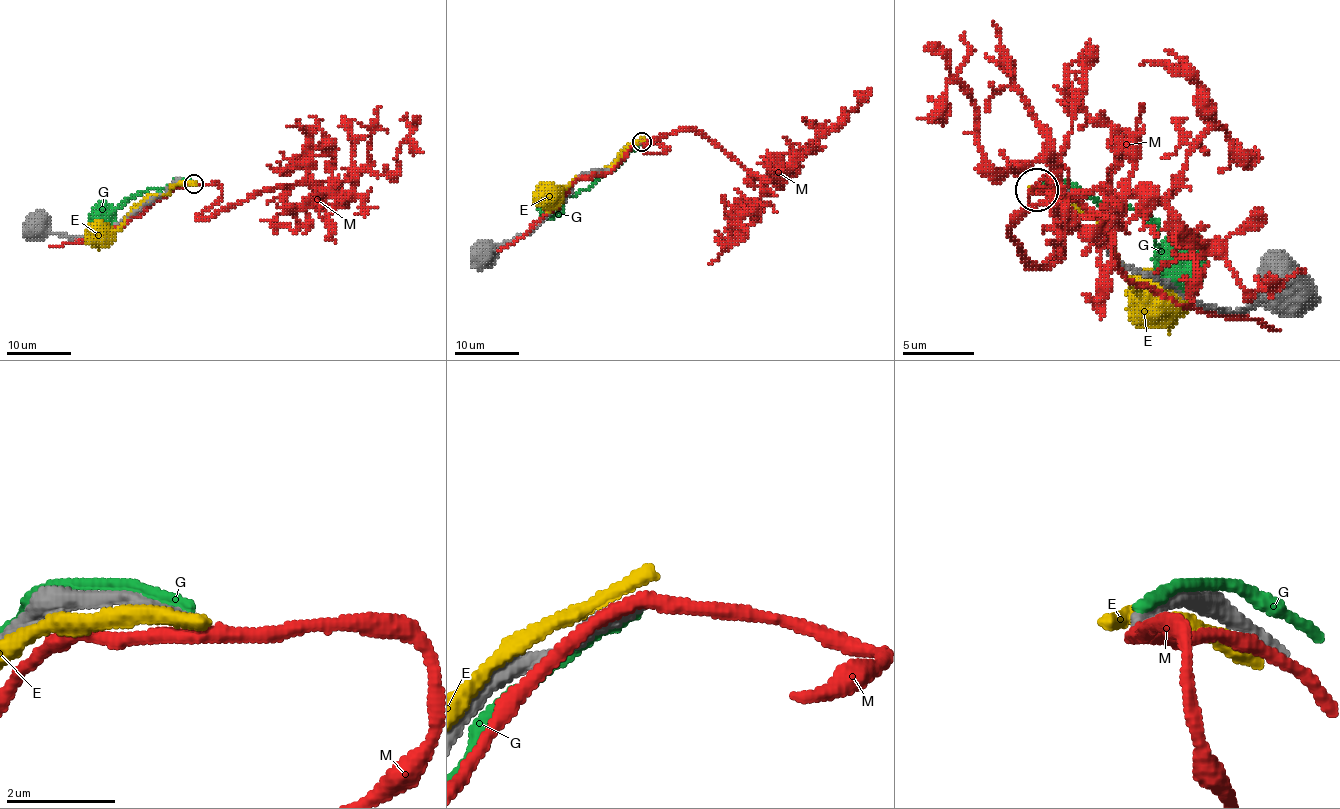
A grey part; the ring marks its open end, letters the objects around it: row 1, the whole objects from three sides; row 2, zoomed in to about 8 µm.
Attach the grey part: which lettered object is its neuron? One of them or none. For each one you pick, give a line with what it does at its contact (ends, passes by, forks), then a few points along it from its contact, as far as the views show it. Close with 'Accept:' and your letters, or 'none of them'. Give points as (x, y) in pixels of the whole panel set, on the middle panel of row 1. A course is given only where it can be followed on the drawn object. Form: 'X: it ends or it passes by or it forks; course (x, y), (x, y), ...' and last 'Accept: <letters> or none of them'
Accept: none of them

